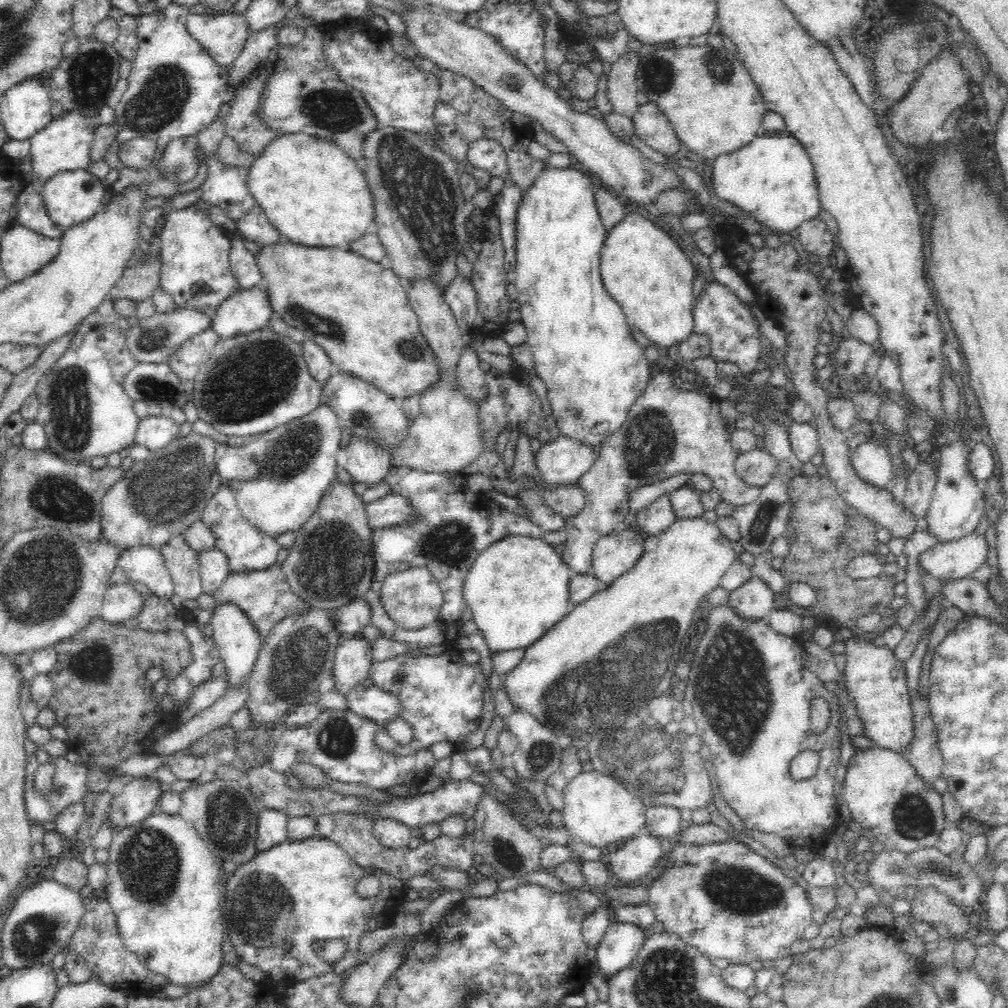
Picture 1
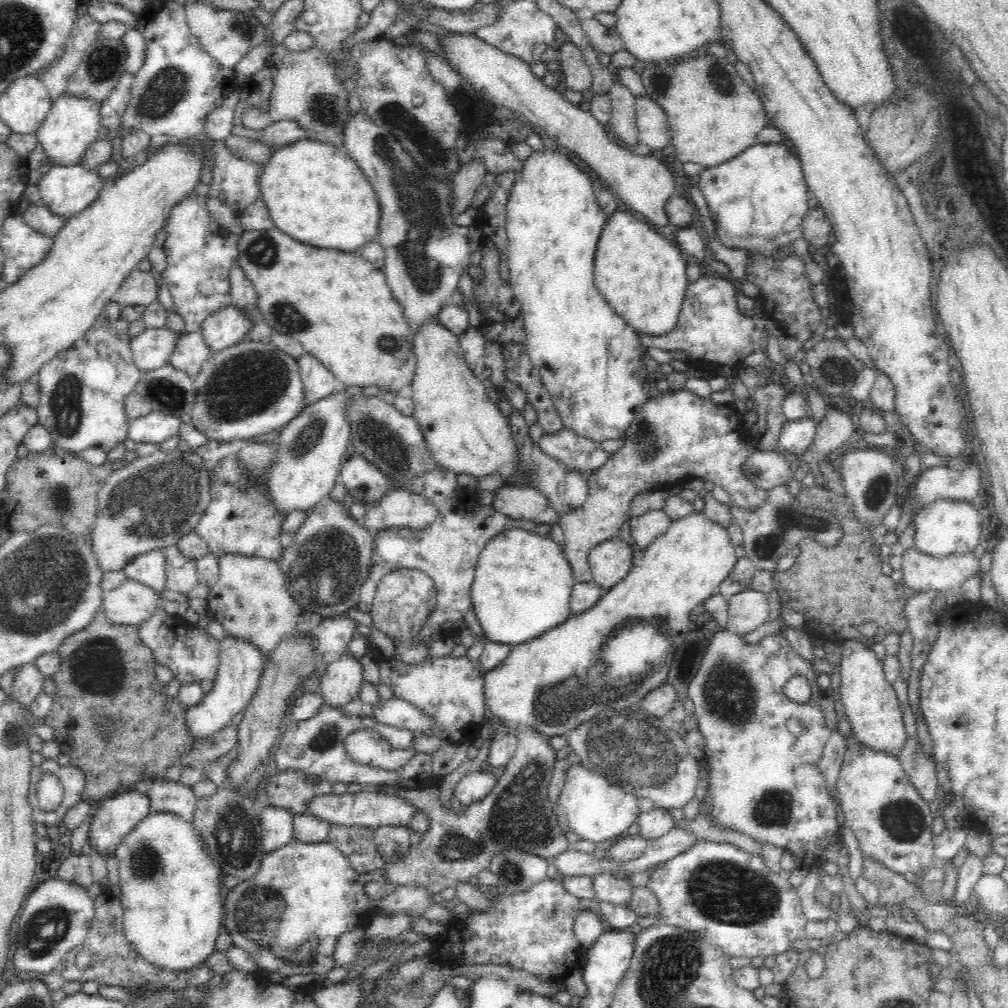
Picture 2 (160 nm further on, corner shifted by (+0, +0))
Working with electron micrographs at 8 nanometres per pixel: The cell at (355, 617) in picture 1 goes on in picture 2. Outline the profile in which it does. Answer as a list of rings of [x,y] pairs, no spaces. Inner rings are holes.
[[[335,614],[323,617],[313,628],[313,642],[318,647],[318,653],[343,653],[348,649],[358,628],[356,618],[350,614]]]

